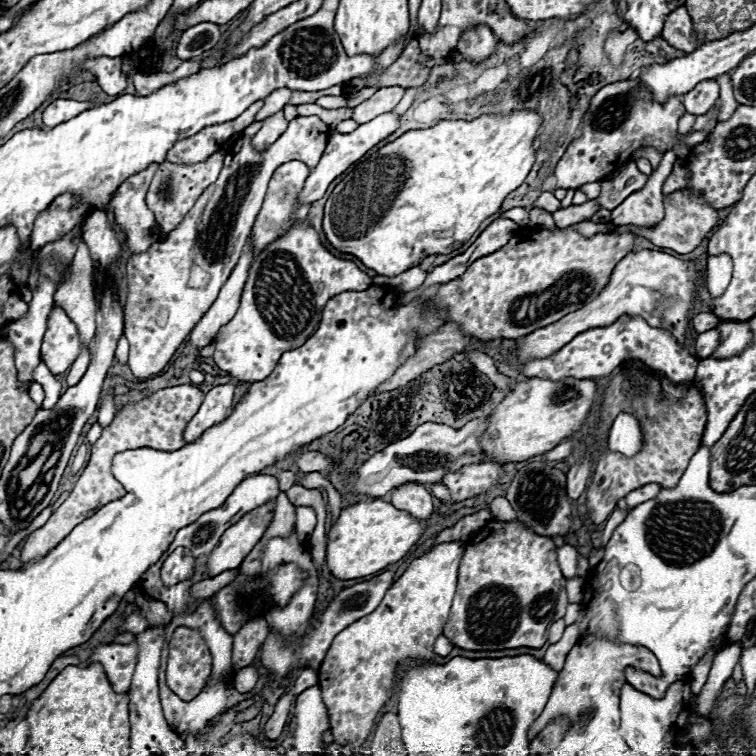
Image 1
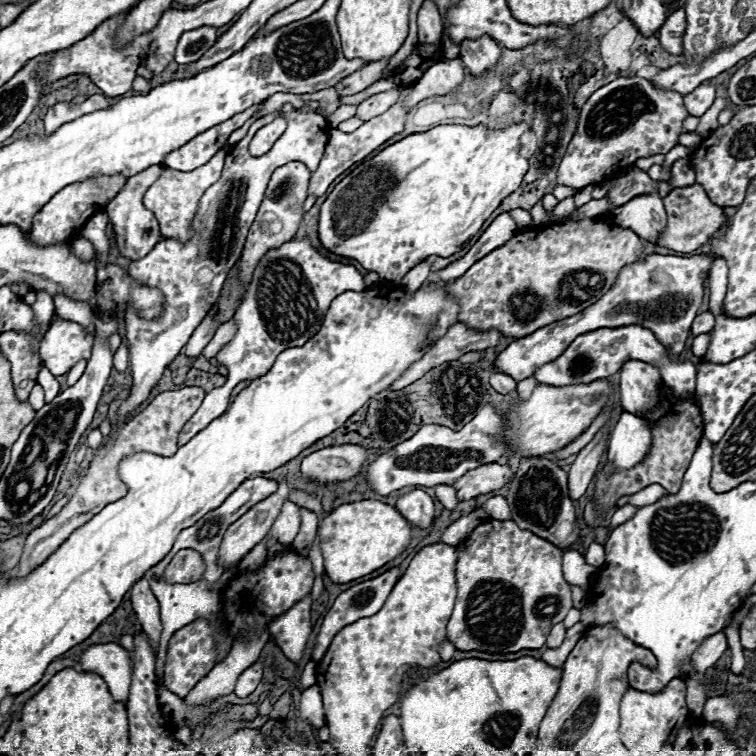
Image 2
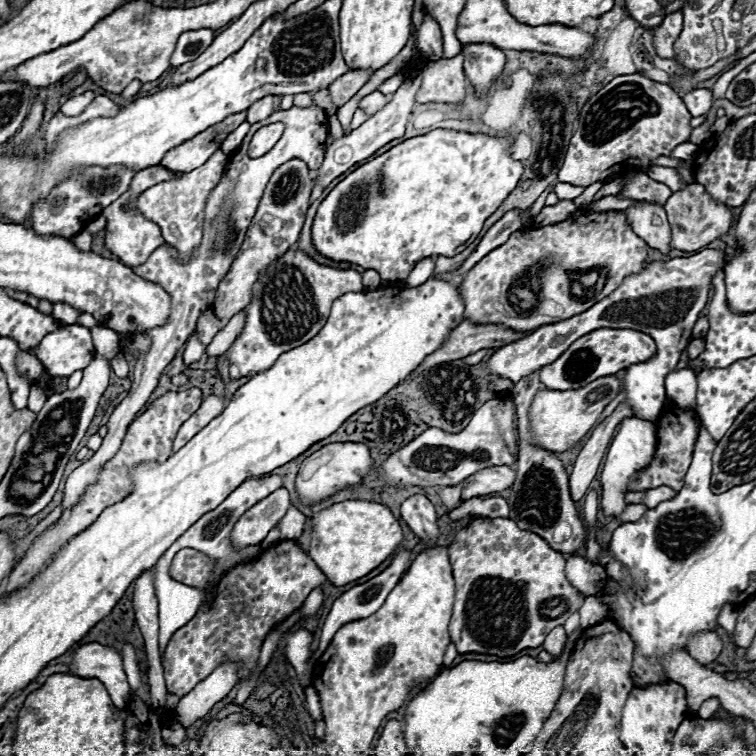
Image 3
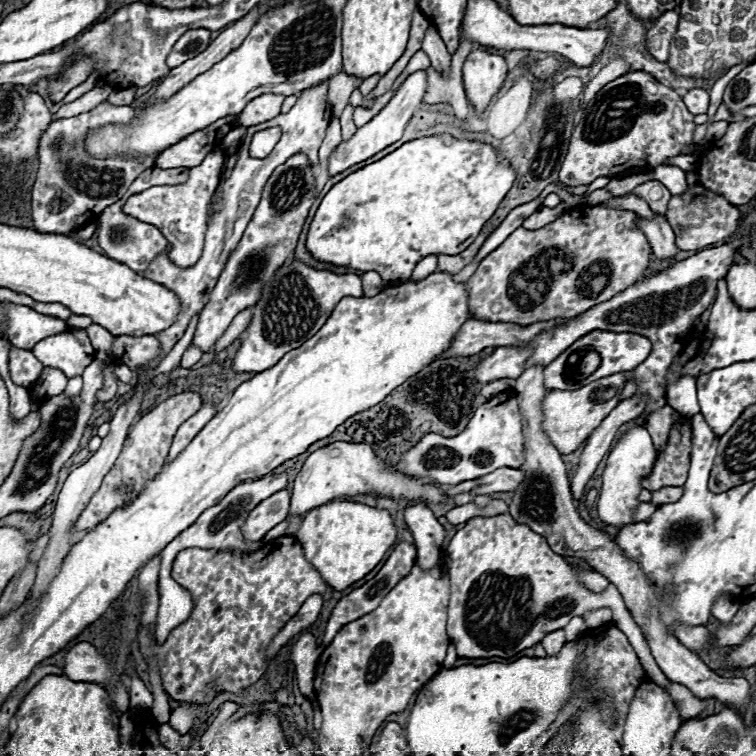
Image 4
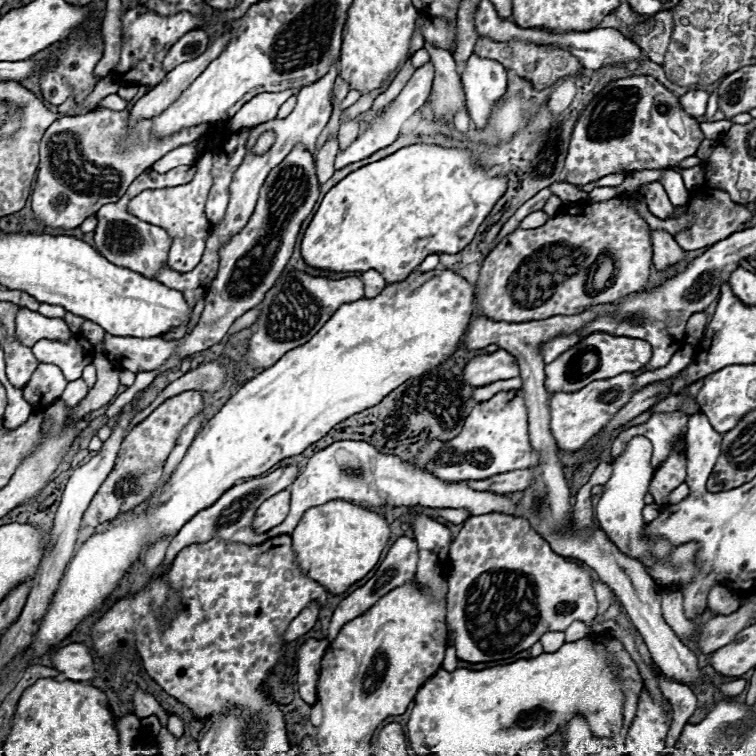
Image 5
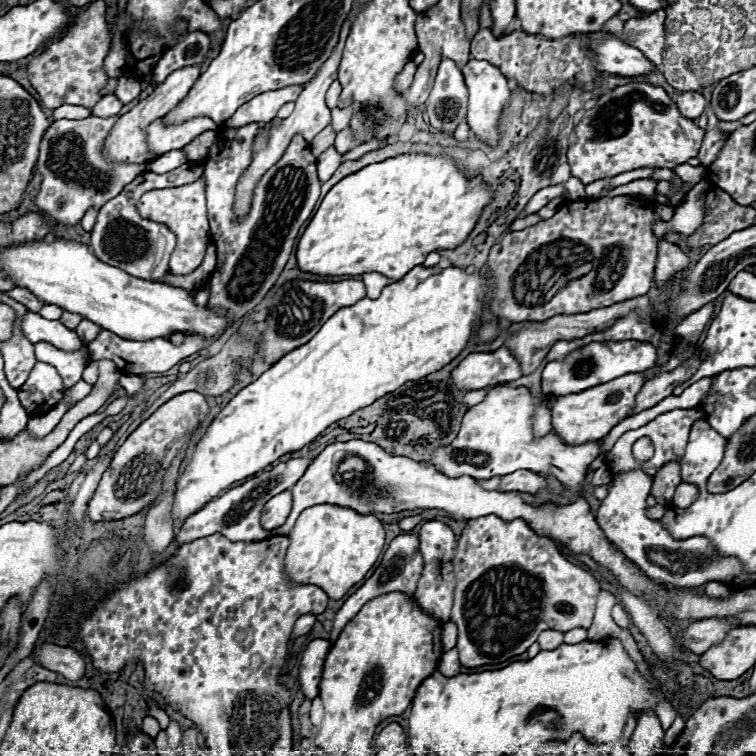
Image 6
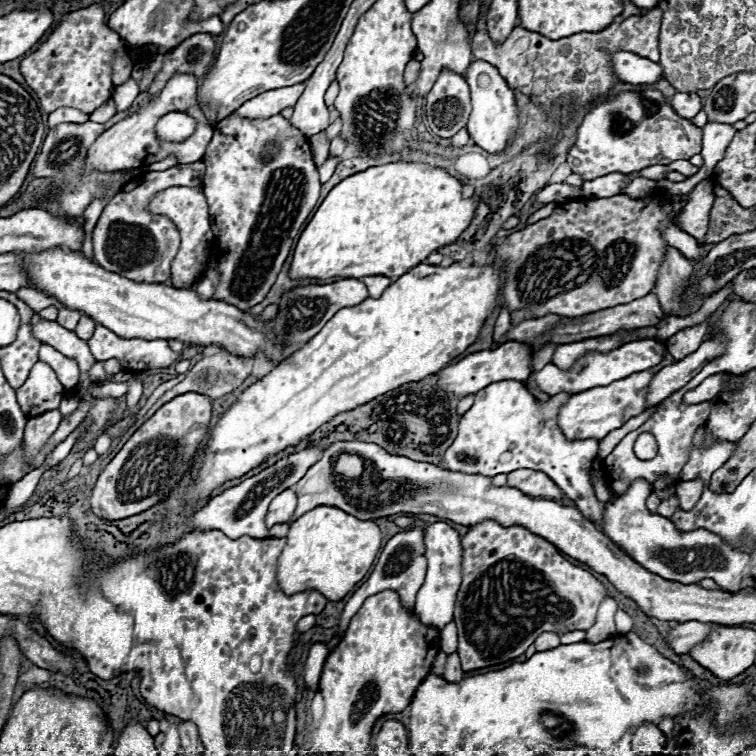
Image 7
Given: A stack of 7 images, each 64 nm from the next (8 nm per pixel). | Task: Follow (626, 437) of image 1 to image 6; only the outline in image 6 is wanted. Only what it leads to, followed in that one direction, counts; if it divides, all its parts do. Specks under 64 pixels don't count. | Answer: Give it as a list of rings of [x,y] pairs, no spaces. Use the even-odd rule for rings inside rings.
[[[646,436],[638,438],[638,440],[634,442],[634,446],[632,446],[632,454],[634,454],[634,458],[636,458],[636,460],[640,460],[640,462],[650,460],[650,458],[652,458],[652,454],[654,454],[652,440],[650,440],[650,438],[646,438]],[[626,472],[620,478],[614,478],[608,486],[608,496],[596,512],[596,522],[604,530],[606,538],[620,548],[626,558],[640,566],[652,580],[672,586],[700,586],[708,580],[716,580],[728,586],[744,588],[750,584],[750,574],[744,572],[744,566],[736,558],[718,556],[712,548],[712,542],[706,536],[690,536],[686,540],[676,540],[664,528],[662,520],[652,520],[646,516],[646,498],[650,494],[652,478],[644,472]]]

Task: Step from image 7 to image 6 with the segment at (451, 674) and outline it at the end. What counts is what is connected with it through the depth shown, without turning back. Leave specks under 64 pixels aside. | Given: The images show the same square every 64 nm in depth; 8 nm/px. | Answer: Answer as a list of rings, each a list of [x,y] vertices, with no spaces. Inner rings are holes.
[[[456,648],[442,654],[442,660],[440,660],[440,664],[438,664],[438,670],[440,670],[444,676],[458,676],[458,674],[462,672],[462,670],[460,670],[460,662],[458,662],[458,652],[456,652]]]

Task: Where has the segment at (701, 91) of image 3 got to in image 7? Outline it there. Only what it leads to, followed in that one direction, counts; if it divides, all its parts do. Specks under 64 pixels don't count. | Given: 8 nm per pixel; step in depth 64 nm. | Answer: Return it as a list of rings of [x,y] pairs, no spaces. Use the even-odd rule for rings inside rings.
[[[676,92],[670,98],[670,106],[674,108],[674,112],[686,120],[692,120],[700,110],[702,110],[702,100],[698,94],[682,94]]]

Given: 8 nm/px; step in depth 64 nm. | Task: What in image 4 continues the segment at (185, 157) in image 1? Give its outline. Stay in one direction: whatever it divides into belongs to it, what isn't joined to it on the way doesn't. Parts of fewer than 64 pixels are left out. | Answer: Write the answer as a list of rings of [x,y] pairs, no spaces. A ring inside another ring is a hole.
[[[238,116],[220,118],[214,124],[210,124],[208,128],[204,128],[200,132],[194,132],[192,136],[180,140],[172,148],[166,148],[156,158],[156,168],[162,168],[162,170],[168,170],[168,168],[194,168],[236,126],[236,120],[238,120]]]

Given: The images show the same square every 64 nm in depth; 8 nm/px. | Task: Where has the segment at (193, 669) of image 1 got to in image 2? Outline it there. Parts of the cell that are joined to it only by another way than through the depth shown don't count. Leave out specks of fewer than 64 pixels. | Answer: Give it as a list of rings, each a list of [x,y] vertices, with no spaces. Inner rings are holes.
[[[194,620],[192,624],[186,624],[184,628],[176,630],[168,644],[166,654],[166,666],[164,666],[164,686],[184,698],[216,664],[216,638],[214,628],[208,620]]]

